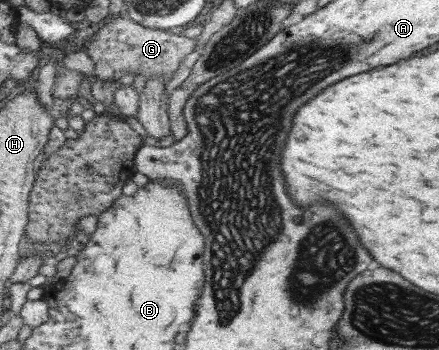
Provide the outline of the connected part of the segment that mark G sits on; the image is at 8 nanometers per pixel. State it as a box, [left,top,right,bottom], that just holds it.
[87,17,197,82]

